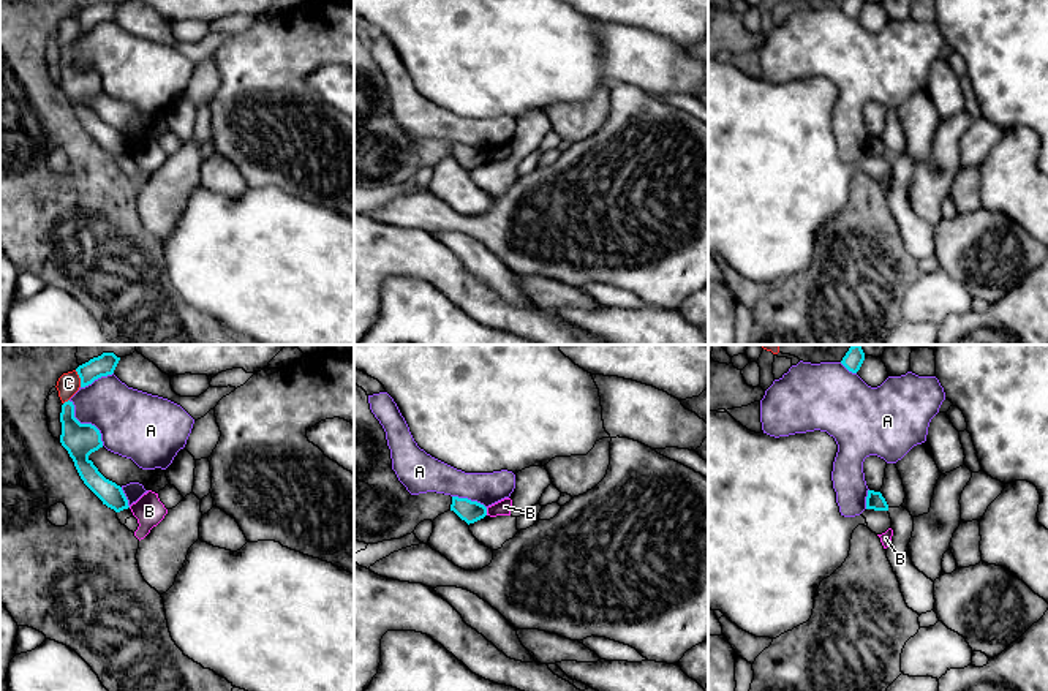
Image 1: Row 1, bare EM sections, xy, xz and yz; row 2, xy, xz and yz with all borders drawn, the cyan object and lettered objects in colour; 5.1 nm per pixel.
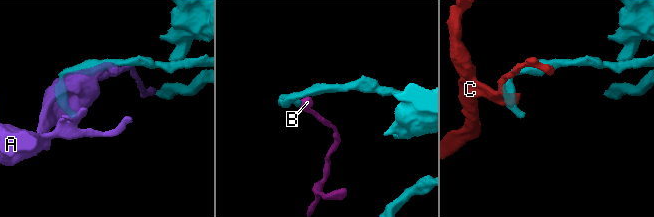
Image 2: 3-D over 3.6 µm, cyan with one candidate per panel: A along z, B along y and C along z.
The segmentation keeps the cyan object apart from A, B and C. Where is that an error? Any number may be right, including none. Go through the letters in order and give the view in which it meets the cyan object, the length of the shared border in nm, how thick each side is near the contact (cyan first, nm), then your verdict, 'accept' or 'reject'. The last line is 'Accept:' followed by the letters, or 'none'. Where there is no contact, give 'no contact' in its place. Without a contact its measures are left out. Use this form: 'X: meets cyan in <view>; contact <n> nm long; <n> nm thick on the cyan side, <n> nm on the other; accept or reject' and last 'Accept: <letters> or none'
A: meets cyan in xy; contact 300 nm long; 170 nm thick on the cyan side, 340 nm on the other; reject
B: meets cyan in xz; contact 40 nm long; 110 nm thick on the cyan side, 80 nm on the other; reject
C: meets cyan in xy; contact 90 nm long; 110 nm thick on the cyan side, 110 nm on the other; reject
Accept: none

